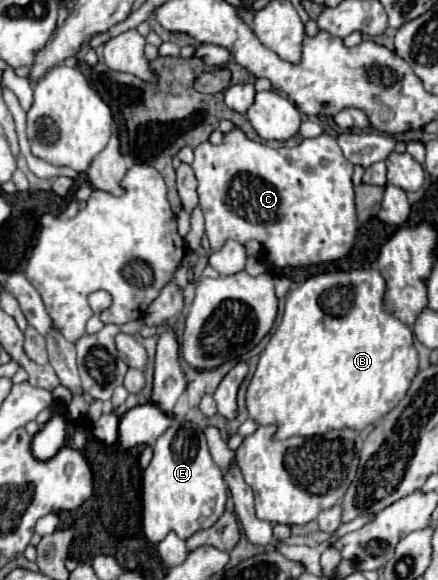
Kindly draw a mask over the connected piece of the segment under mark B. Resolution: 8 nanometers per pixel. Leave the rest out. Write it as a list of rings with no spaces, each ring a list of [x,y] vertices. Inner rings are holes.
[[[374,267],[338,273],[320,273],[290,291],[278,329],[260,355],[258,369],[248,385],[246,405],[258,425],[276,425],[276,439],[294,435],[310,437],[350,427],[364,429],[398,405],[406,395],[416,371],[418,353],[410,327],[384,309],[386,281]]]

